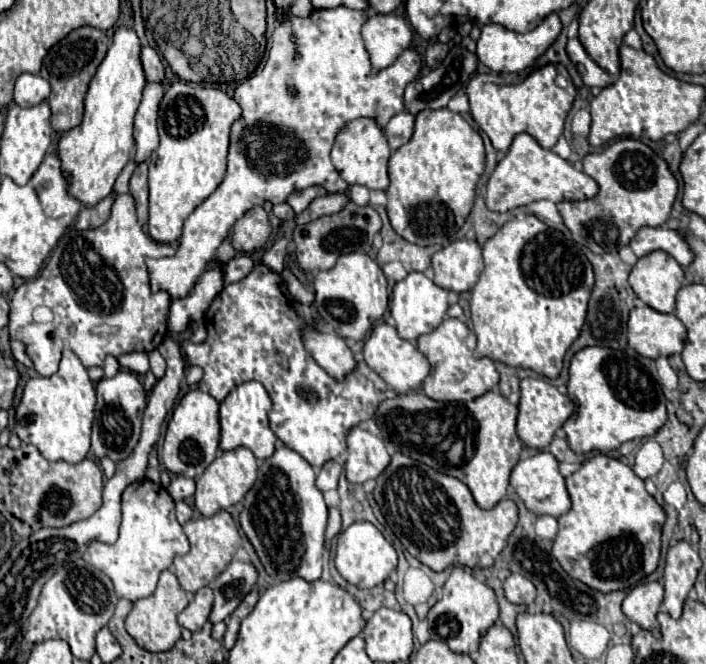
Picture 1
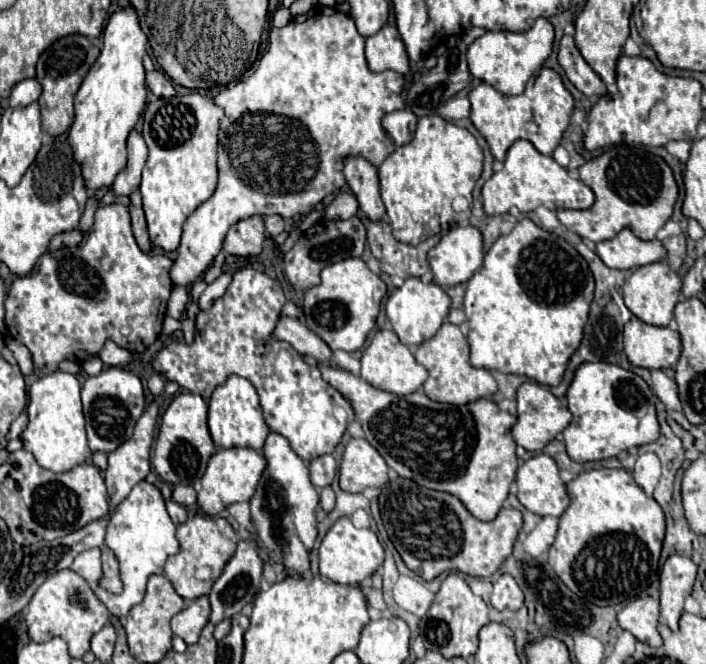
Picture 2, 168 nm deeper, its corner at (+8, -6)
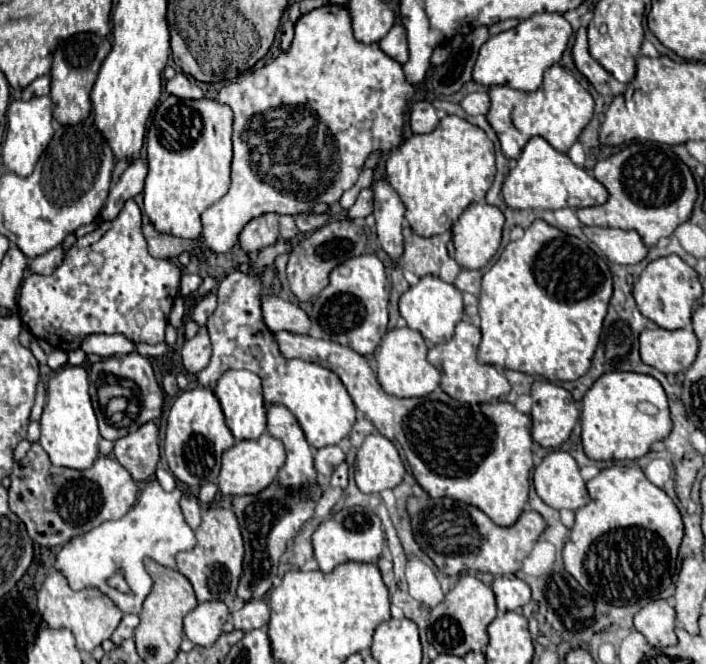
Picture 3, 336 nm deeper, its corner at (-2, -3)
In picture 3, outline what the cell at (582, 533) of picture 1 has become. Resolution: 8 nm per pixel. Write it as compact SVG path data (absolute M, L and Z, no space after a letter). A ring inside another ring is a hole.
M615 465L587 483L591 501L575 511L571 541L563 549L565 569L597 601L625 607L657 599L677 573L683 521L675 503L647 481L639 467Z

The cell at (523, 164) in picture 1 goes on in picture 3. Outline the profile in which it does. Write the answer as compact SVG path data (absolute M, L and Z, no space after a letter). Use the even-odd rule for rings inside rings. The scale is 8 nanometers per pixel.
M533 137L519 161L517 167L505 177L503 183L503 199L511 209L561 209L603 205L607 201L607 189L585 169L577 167L567 153L553 149L543 137Z

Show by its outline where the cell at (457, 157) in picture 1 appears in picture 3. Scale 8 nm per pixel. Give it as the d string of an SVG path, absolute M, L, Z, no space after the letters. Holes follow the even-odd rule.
M457 115L443 117L437 129L427 135L409 137L399 149L393 149L387 157L389 185L401 197L405 205L405 219L409 221L411 229L421 237L433 237L441 235L443 231L449 231L455 219L459 219L459 215L467 209L469 203L485 199L485 193L491 187L493 177L495 177L495 151L491 139L485 135L481 127L471 125L469 121Z

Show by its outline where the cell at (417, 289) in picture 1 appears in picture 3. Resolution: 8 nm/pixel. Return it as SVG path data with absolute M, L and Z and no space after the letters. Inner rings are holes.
M449 256L439 265L439 275L427 275L427 277L419 277L413 271L403 269L401 259L399 267L402 269L405 280L409 283L409 291L403 293L399 299L399 313L407 321L407 327L419 331L431 343L449 341L453 337L455 325L465 317L461 291L452 282L447 282L447 278L456 278L460 273L461 269L457 262Z

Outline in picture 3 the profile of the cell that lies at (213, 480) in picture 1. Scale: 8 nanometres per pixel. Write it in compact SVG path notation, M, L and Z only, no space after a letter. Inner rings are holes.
M263 433L259 439L245 439L235 443L223 453L223 465L219 473L219 491L223 495L253 495L263 491L277 479L279 469L285 463L285 447L269 433Z

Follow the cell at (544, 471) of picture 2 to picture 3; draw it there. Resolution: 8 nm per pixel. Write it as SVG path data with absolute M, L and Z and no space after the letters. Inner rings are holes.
M567 451L549 453L533 473L537 495L555 509L571 509L587 505L589 493L575 459Z

